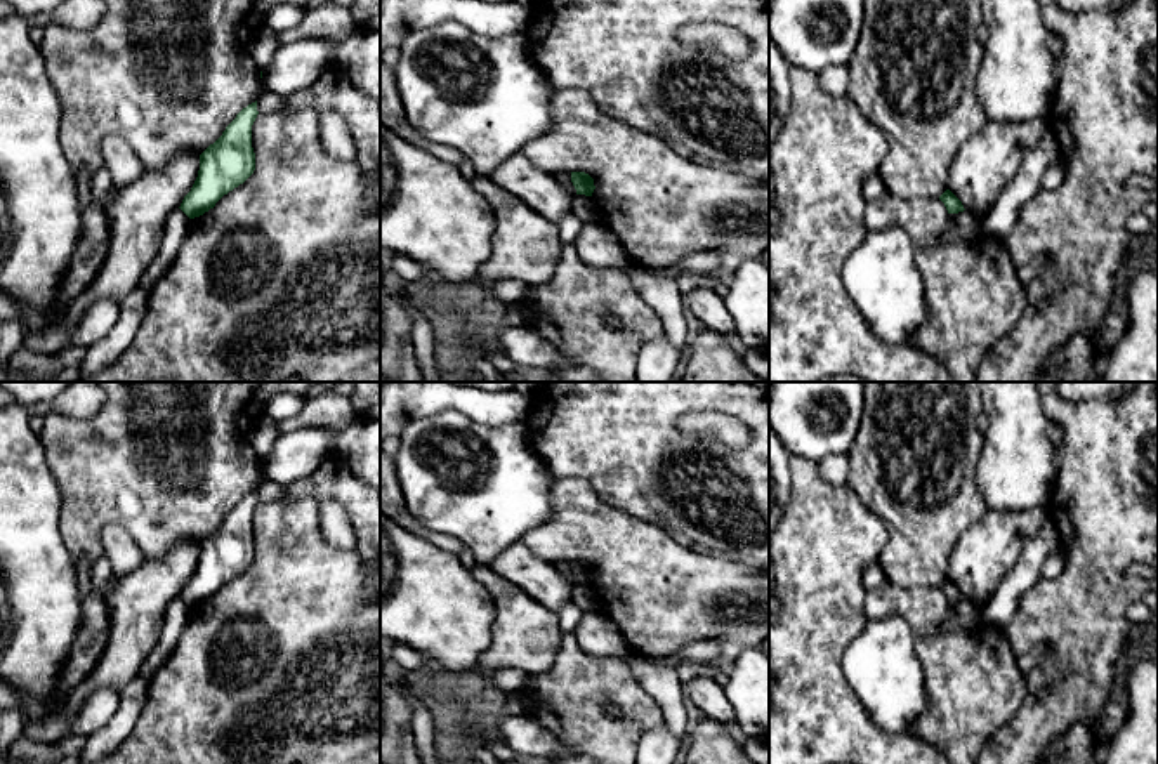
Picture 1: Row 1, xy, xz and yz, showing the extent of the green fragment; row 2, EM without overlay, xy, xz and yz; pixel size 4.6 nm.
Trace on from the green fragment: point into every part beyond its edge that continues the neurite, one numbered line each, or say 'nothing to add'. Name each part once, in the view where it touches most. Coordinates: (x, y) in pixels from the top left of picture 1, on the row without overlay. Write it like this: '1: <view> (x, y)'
nothing to add

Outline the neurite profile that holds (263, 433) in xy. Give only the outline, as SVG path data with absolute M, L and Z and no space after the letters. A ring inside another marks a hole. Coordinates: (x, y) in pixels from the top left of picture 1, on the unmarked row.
M262 415L248 427L248 441L255 450L257 457L262 460L273 448L274 441L278 439L278 425L273 418Z

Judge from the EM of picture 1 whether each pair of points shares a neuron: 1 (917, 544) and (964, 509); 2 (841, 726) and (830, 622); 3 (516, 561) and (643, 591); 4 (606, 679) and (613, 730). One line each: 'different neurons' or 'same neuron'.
1: same neuron
2: same neuron
3: different neurons
4: same neuron

